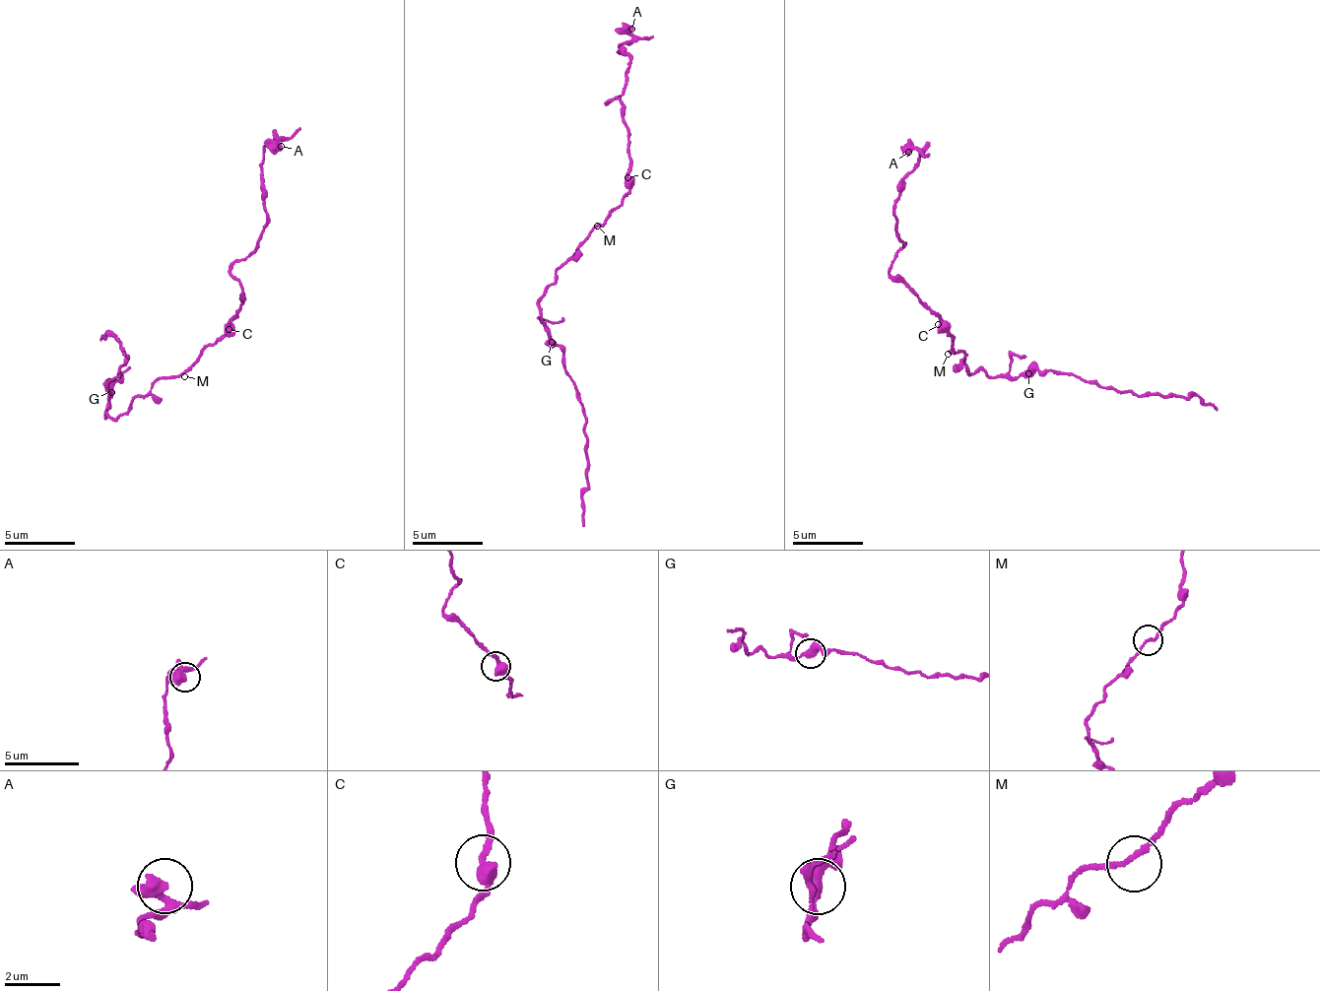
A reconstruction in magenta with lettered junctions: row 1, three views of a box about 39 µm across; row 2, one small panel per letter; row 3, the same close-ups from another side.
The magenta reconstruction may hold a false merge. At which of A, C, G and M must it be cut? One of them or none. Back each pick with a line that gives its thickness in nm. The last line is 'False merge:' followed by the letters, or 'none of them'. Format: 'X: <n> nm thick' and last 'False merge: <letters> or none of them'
False merge: none of them

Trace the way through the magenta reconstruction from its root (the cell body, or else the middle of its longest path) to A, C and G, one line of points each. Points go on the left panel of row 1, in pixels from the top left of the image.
A: (183, 371), (238, 311), (243, 296), (231, 267), (265, 229), (264, 147), (275, 138), (281, 146)
C: (183, 371), (215, 337), (229, 329)
G: (183, 371), (160, 379), (115, 420), (103, 411), (112, 391)

